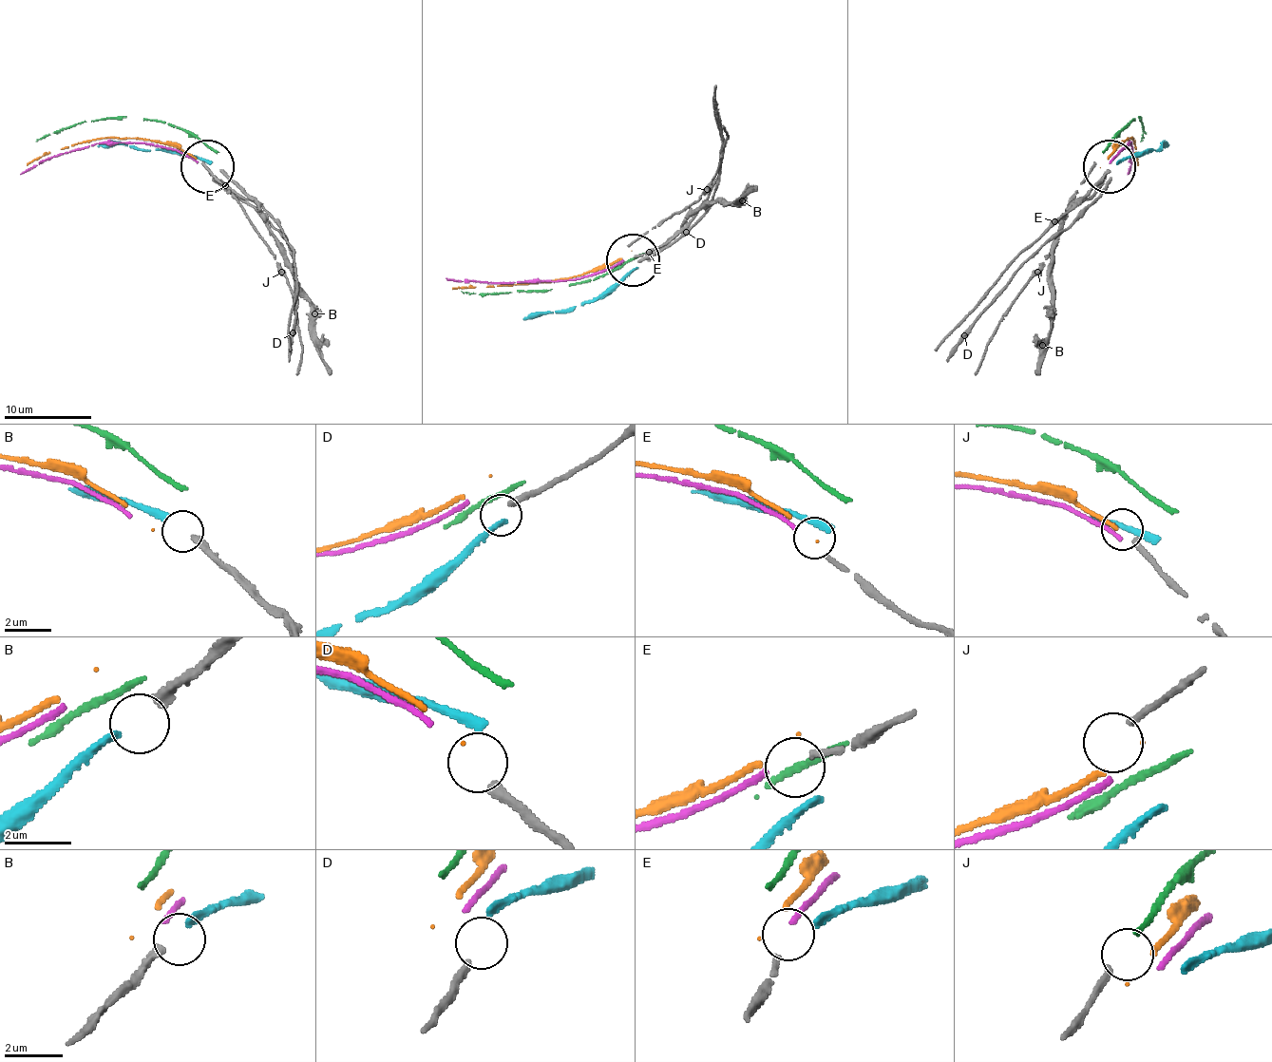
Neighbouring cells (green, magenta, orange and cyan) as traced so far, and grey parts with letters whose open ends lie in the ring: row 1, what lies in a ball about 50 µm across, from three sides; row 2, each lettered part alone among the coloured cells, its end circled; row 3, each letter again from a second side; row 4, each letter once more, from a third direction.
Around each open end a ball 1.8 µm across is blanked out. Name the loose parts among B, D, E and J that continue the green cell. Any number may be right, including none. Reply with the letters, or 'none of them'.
none of them

